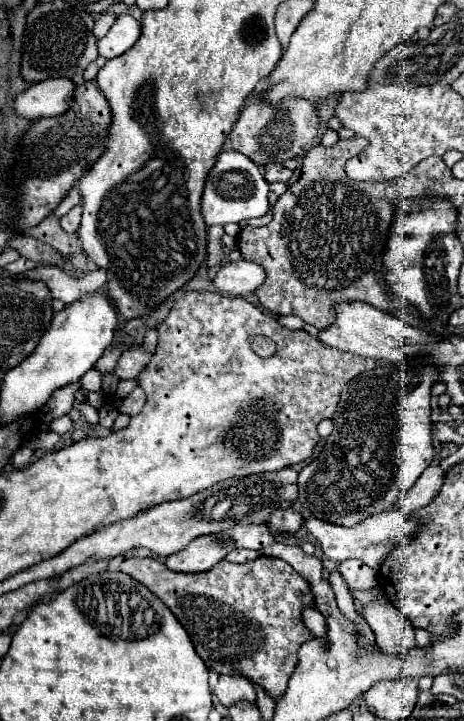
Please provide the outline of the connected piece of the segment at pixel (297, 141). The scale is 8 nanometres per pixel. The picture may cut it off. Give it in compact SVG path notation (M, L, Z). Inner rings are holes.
M256 91L242 109L240 119L236 121L230 133L230 143L234 151L244 153L256 165L266 165L272 161L284 163L286 159L298 157L304 151L304 147L312 143L312 139L318 133L318 127L320 117L312 101L300 97L286 97L282 103L270 103L266 101L264 91Z

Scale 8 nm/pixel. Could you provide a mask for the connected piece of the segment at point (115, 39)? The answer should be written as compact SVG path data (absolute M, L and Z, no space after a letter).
M120 15L112 29L98 39L98 51L106 59L126 53L140 37L140 23L132 15Z

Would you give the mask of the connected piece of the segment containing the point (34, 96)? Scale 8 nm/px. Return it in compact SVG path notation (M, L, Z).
M60 77L38 83L38 87L30 87L24 93L20 93L14 101L14 111L20 117L26 117L30 121L42 119L42 117L54 117L66 113L66 109L72 103L74 97L74 81Z

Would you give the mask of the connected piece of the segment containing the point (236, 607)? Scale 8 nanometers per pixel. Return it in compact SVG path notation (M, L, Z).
M260 555L246 563L220 561L204 573L174 573L154 557L126 559L122 573L142 581L188 631L198 655L218 675L242 675L278 701L298 663L298 649L312 633L302 623L304 607L314 605L310 583L286 561Z

